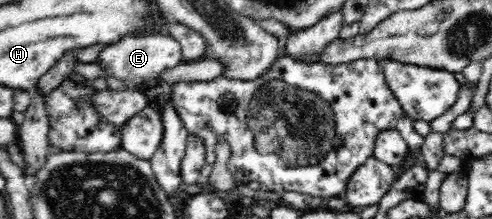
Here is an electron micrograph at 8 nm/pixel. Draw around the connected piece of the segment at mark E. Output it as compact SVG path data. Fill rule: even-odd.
M168 34L146 35L146 37L124 37L118 43L105 45L95 60L96 65L124 85L137 85L140 89L150 86L156 77L168 69L184 63L181 45Z

